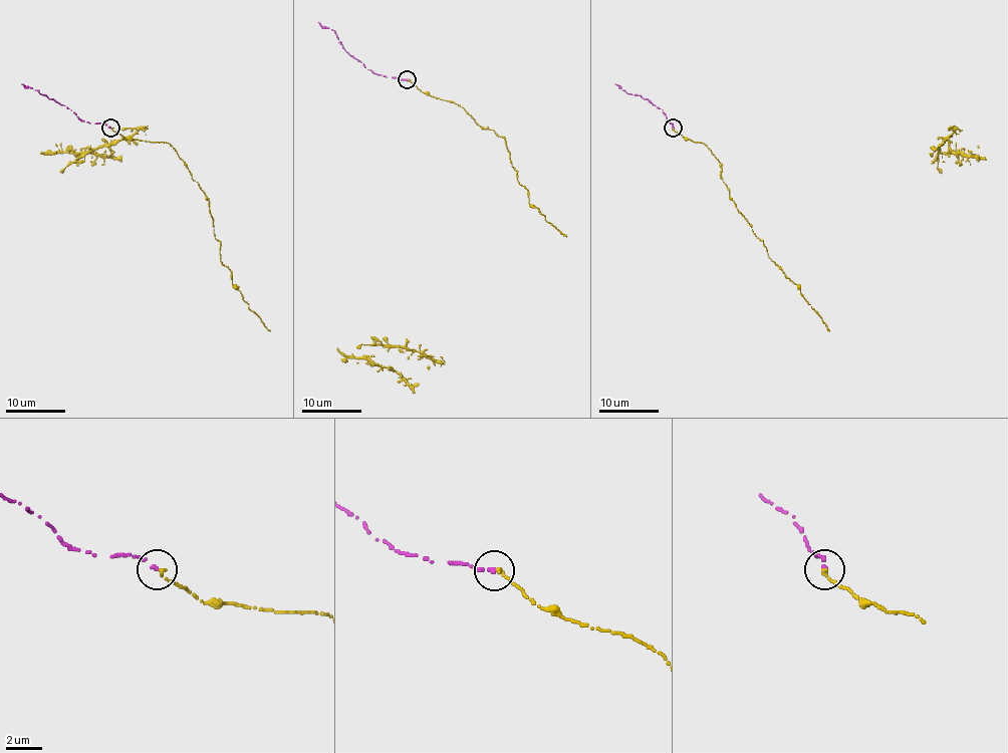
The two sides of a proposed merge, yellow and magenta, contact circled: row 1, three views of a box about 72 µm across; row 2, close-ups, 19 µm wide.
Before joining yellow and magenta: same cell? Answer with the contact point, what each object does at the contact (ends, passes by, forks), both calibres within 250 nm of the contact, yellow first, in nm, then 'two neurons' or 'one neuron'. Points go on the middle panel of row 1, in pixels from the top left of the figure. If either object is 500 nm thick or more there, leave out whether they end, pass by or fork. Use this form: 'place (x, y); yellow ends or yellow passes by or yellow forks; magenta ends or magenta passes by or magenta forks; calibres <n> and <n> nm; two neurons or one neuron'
place (407, 79); yellow ends; magenta ends; calibres 200 and 220 nm; one neuron

